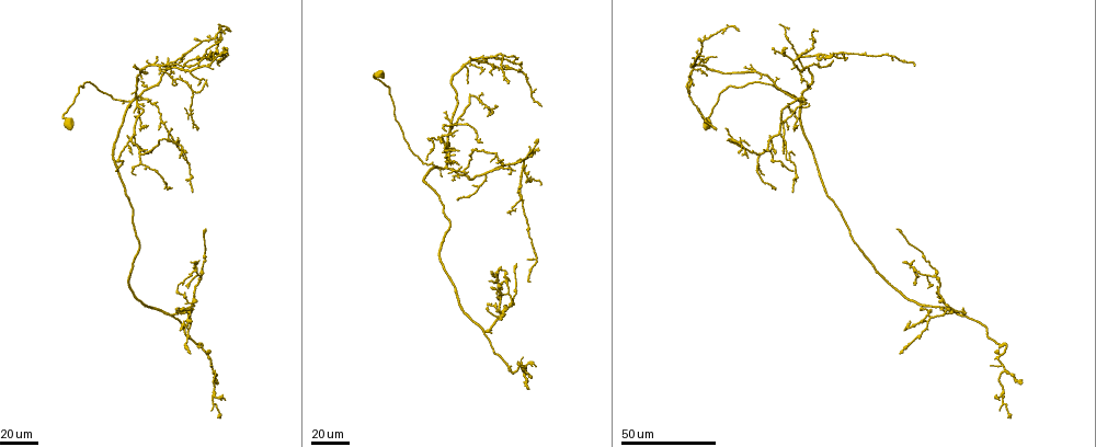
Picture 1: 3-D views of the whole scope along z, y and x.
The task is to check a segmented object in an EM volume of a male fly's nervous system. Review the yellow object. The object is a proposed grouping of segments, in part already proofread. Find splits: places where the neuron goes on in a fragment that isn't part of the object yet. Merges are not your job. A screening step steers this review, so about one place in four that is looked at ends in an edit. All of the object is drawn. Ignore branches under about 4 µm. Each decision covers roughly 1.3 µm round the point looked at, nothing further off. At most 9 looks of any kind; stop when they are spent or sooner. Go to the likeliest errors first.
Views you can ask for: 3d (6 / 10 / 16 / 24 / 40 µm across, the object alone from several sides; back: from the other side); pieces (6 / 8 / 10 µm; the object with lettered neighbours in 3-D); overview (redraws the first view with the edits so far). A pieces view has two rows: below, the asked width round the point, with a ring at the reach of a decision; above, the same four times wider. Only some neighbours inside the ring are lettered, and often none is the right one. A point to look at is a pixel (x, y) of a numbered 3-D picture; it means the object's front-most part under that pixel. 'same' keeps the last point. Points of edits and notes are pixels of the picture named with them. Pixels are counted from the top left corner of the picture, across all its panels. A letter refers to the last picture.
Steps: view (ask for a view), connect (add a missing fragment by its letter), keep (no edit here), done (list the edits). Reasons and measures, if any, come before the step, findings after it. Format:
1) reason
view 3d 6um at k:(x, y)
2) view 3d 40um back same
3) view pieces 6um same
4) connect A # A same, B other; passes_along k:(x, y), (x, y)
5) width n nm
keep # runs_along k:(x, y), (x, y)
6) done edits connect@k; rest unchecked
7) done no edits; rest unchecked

thin end
view 3d 40um at 1:(218, 67)

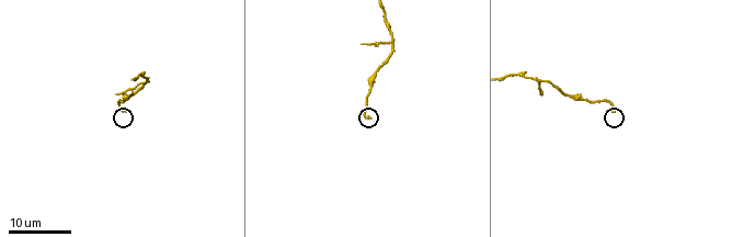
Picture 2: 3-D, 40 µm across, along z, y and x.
see the neighbours
view pieces 8um at 2:(127, 112)

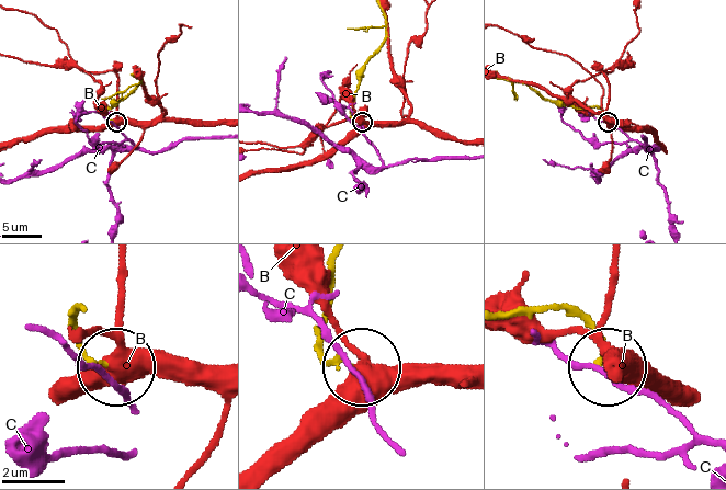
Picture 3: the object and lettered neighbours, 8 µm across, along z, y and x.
keep # B other, C other; none of them fits

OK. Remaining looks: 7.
long arm stops here
view 3d 24um at 1:(515, 264)

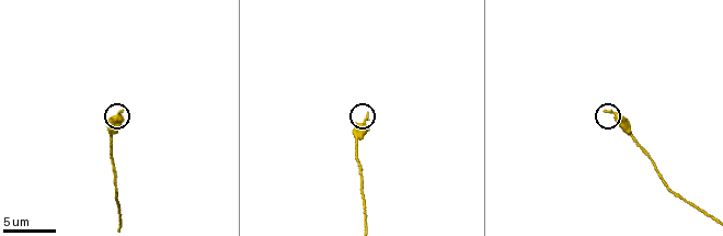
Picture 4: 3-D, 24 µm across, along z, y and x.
view pieces 8um at 4:(365, 115)

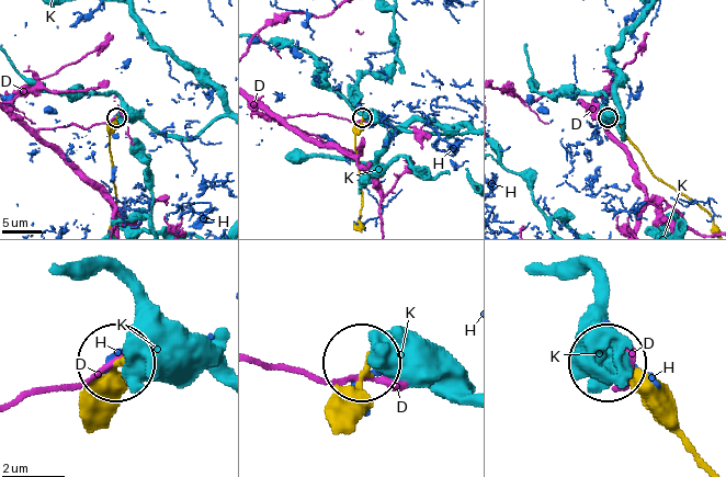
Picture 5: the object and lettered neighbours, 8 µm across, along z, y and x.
keep # D other, H other, K other; no lettered fragment goes on from it

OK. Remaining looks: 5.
an open end
view 3d 24um at 1:(196, 40)

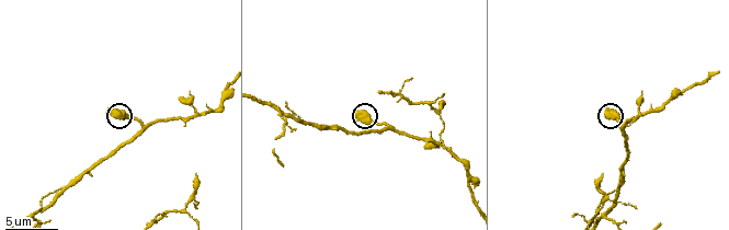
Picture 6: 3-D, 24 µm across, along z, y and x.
what lies round it
view pieces 8um at 6:(111, 111)

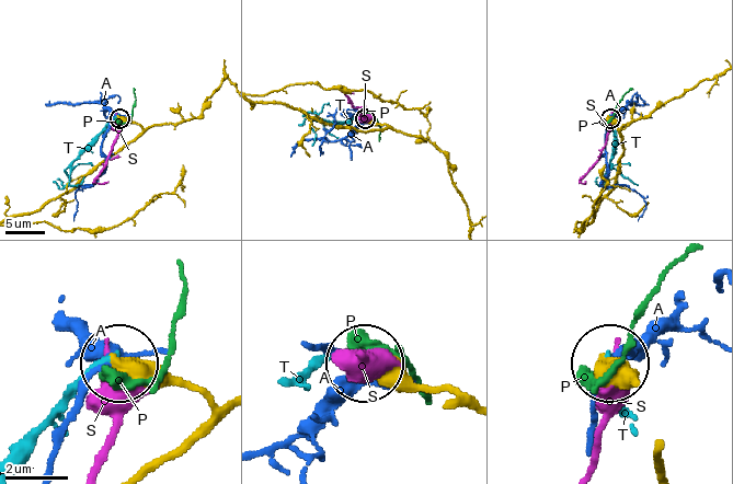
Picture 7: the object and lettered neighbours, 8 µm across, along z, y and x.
keep # A other, P other, S other, T other; runs_along 7:(52, 200), (72, 191), (140, 131), (137, 125), (119, 118); no lettered fragment goes on from it

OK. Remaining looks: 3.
an open end
view 3d 40um at 1:(515, 210)

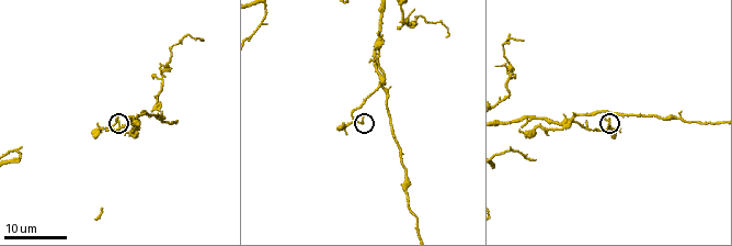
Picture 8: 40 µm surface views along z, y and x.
view pieces 8um at 8:(362, 115)

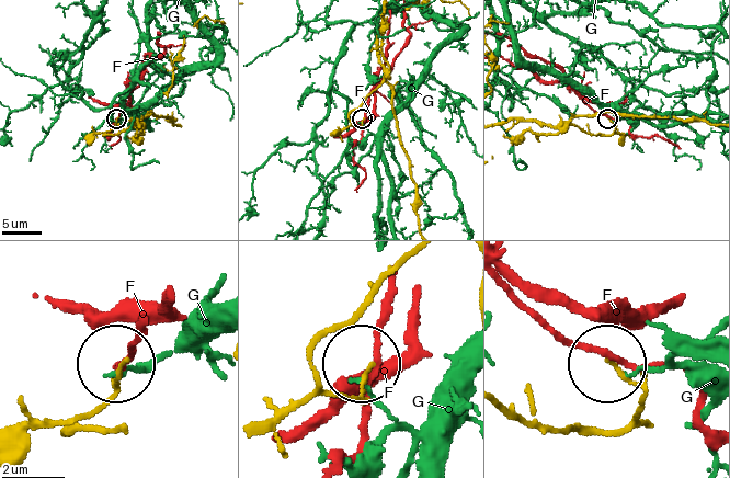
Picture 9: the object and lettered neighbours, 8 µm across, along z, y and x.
keep # F other, G other; runs_along 9:(516, 118), (573, 124), (594, 134), (614, 131), (608, 120); no lettered fragment goes on from it

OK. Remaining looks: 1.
branch stops here
view pieces 10um at 6:(281, 165)

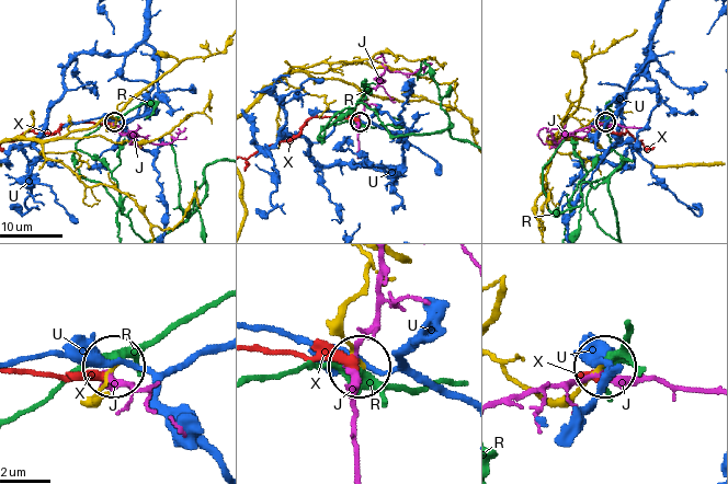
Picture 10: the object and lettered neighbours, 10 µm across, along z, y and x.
keep # J other, R other, U other, X other; runs_along 10:(298, 72), (356, 87), (359, 120); none of them fits

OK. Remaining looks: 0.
done no edits; rest unchecked

